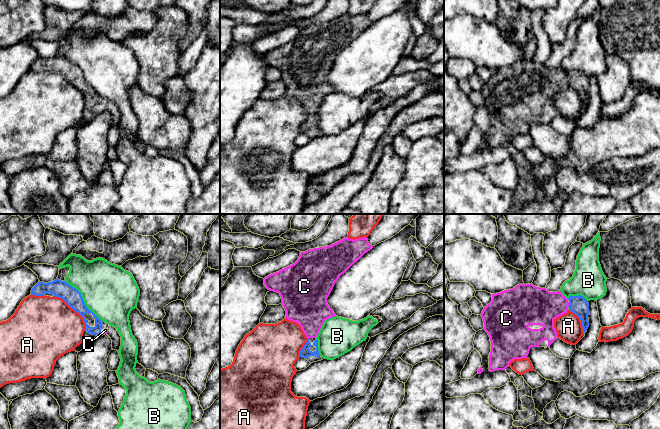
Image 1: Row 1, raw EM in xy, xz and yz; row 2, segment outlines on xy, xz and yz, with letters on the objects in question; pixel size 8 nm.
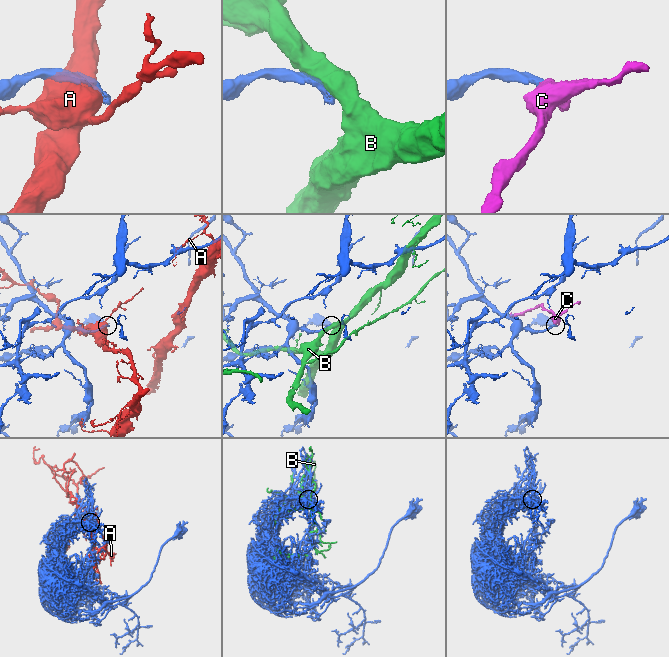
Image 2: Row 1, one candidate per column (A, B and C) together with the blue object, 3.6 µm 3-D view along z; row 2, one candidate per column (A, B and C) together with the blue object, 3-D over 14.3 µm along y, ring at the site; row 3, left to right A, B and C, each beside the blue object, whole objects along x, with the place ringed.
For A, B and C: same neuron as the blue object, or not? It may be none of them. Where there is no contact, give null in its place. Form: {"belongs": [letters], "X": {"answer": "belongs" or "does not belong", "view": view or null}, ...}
{"belongs": ["C"], "A": {"answer": "does not belong", "view": "xy"}, "B": {"answer": "does not belong", "view": "xy"}, "C": {"answer": "belongs", "view": "yz"}}

